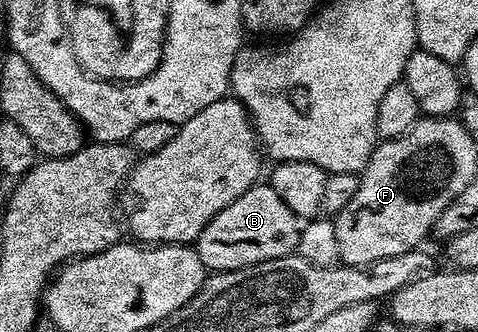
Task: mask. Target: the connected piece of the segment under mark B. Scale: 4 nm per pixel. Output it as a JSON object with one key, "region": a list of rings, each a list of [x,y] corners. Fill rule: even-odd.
{"region":[[[257,183],[251,185],[246,192],[238,195],[234,203],[230,203],[196,238],[194,248],[202,259],[205,270],[227,271],[250,267],[254,263],[266,263],[270,259],[290,257],[296,253],[296,244],[300,238],[301,222],[278,199],[278,191],[272,189],[271,184]]]}

